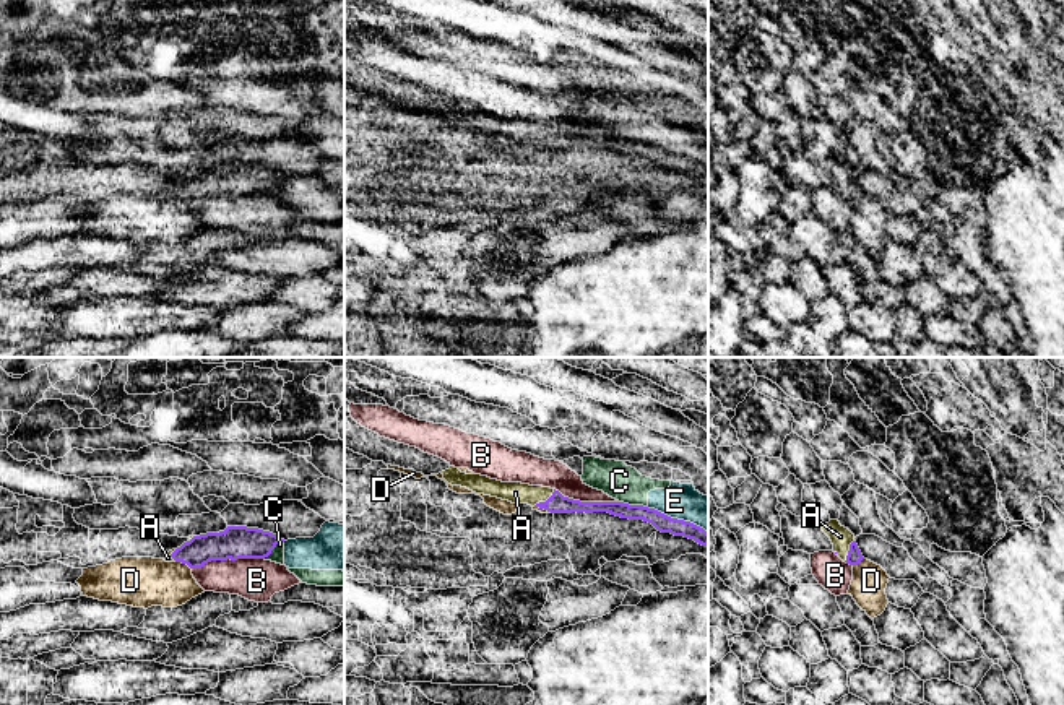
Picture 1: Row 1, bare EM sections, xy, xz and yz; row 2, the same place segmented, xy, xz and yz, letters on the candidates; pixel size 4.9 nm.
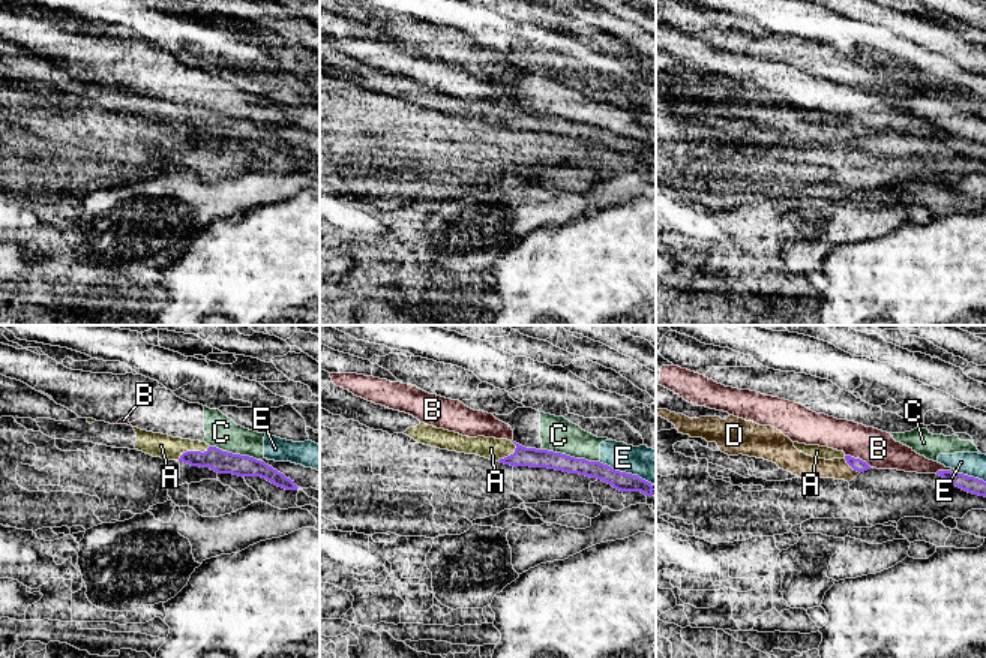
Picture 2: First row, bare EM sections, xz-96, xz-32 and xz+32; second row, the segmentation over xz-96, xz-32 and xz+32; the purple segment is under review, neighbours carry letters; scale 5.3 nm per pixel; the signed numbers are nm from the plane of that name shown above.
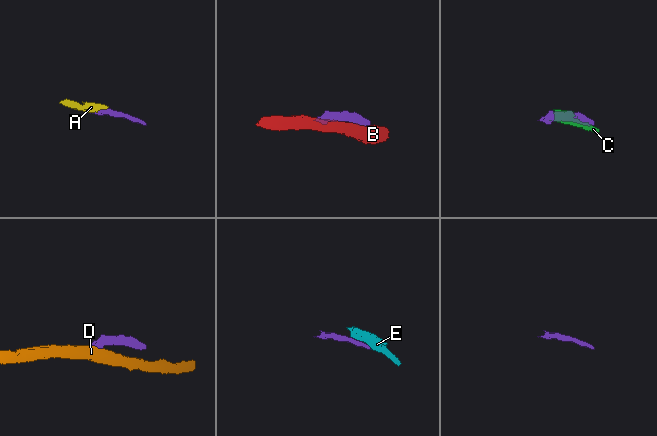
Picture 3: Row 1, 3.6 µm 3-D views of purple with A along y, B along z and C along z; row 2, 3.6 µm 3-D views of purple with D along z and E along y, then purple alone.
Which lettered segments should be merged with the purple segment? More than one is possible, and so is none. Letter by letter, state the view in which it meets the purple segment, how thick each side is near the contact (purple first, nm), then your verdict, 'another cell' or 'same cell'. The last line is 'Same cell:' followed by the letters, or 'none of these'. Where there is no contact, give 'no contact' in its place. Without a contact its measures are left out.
A: xz | 100/110 nm | same cell
B: xy | 160/220 nm | another cell
C: xz | 90/180 nm | another cell
D: xy | 140/260 nm | another cell
E: xz | 90/180 nm | another cell
Same cell: A

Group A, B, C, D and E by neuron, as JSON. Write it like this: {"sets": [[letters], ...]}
{"sets": [["A"], ["B"], ["C", "E"], ["D"]]}

